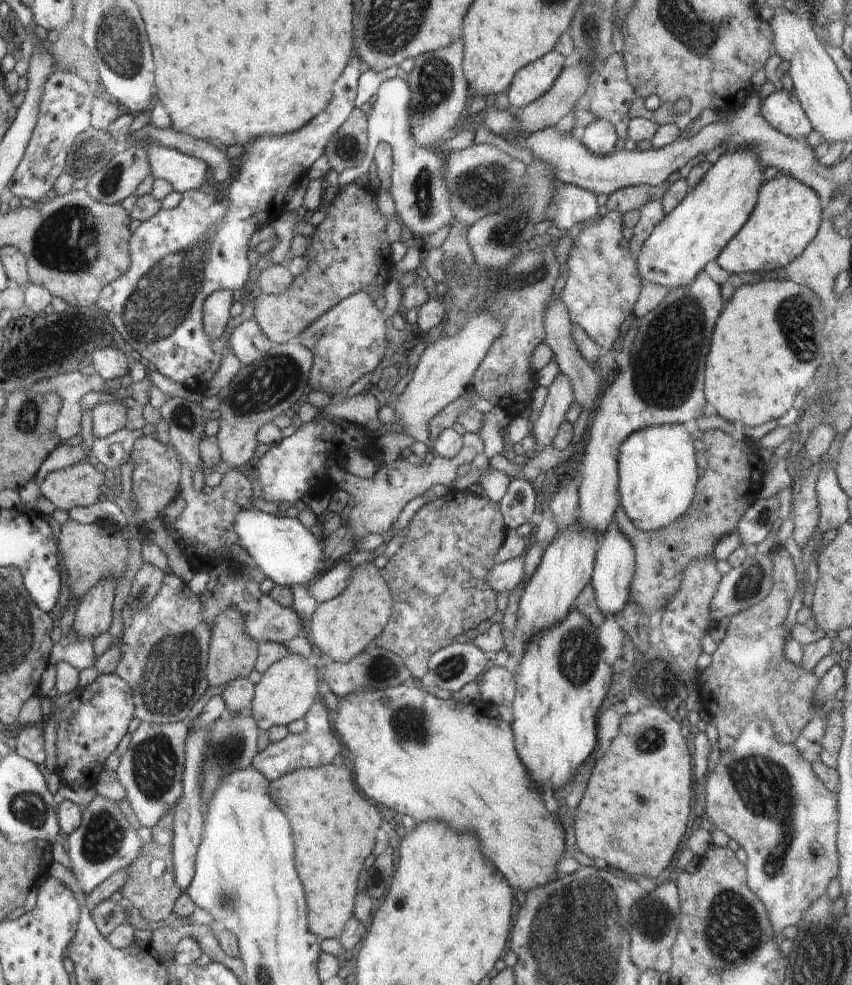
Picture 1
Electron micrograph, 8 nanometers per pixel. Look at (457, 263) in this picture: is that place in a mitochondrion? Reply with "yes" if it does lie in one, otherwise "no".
yes

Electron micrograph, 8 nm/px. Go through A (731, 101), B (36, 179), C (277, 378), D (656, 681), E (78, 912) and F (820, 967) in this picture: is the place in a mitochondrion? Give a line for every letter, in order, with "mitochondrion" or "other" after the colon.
A: other
B: other
C: mitochondrion
D: mitochondrion
E: other
F: mitochondrion

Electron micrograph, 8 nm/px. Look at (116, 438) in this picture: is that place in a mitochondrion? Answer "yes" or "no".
no

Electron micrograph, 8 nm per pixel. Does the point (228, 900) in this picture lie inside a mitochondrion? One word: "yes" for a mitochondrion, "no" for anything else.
yes

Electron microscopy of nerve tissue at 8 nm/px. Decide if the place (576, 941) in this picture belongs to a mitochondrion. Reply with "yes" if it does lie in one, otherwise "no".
yes

